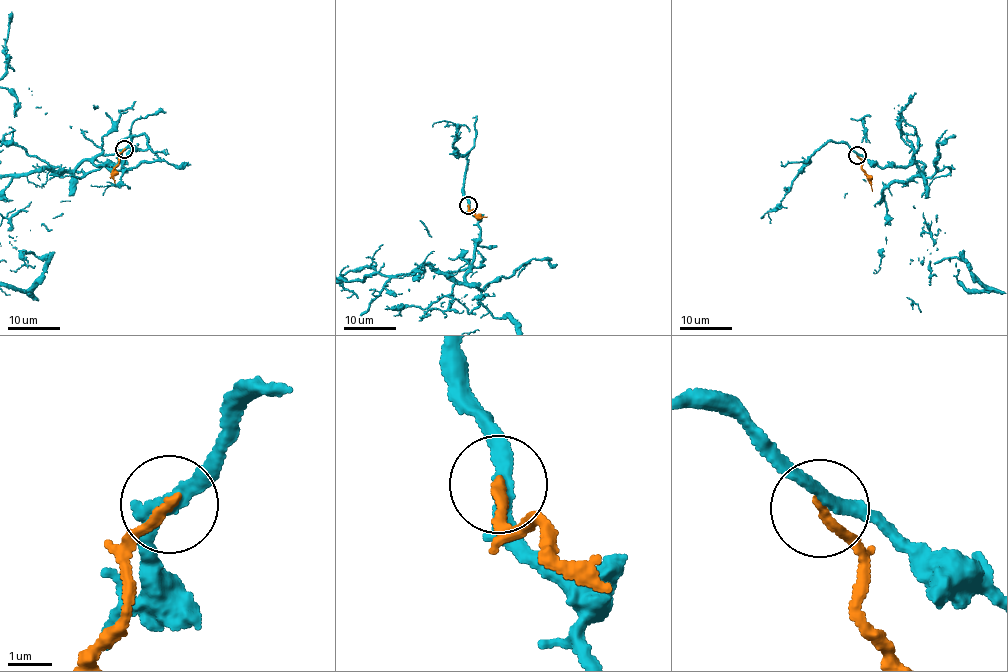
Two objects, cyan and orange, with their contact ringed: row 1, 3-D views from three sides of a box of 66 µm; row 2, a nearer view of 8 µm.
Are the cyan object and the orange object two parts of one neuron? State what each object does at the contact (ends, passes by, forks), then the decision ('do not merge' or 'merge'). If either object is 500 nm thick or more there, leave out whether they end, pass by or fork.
cyan passes by; orange ends; do not merge

